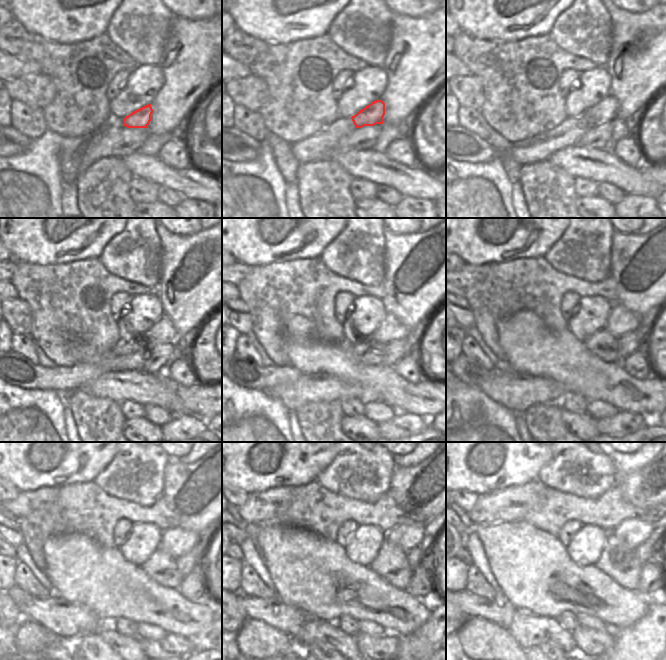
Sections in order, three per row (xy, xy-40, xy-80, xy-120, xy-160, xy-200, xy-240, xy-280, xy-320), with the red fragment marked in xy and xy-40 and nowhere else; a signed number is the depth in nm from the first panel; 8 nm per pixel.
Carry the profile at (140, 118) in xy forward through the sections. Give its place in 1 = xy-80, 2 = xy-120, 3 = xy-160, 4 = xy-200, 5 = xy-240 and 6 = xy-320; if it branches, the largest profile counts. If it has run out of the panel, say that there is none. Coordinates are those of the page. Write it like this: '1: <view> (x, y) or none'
1: xy-80 (604, 111)
2: xy-120 (163, 331)
3: xy-160 (390, 328)
4: xy-200 (621, 320)
5: xy-240 (176, 541)
6: xy-320 (634, 531)

